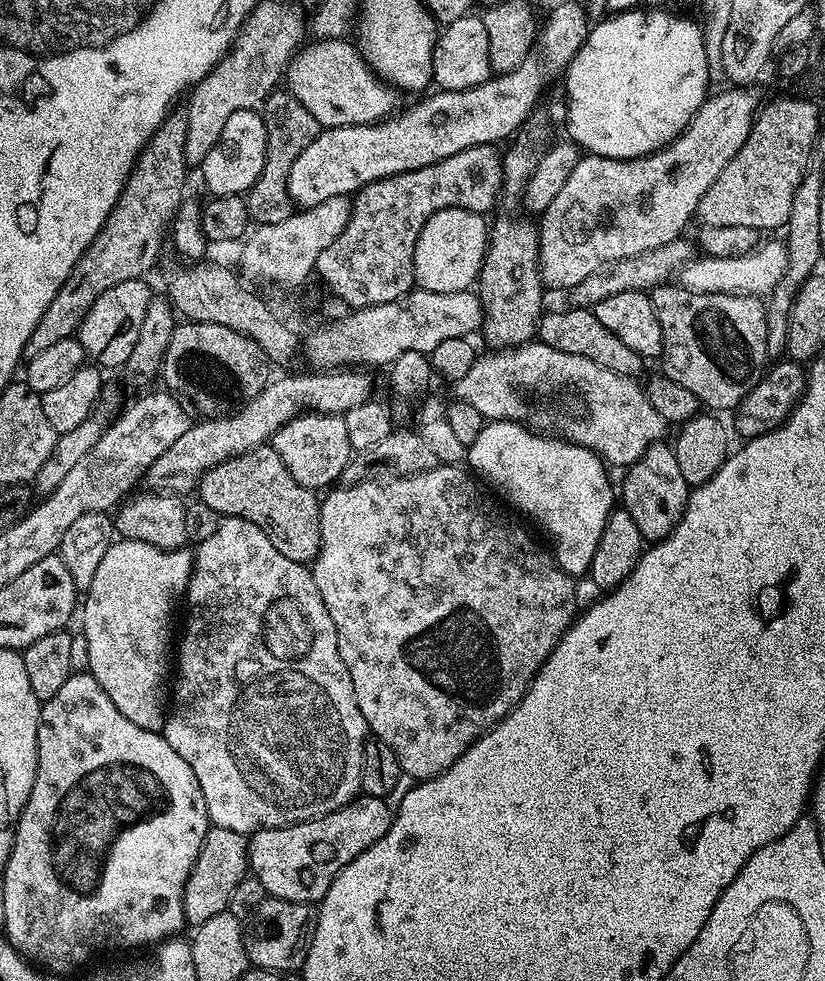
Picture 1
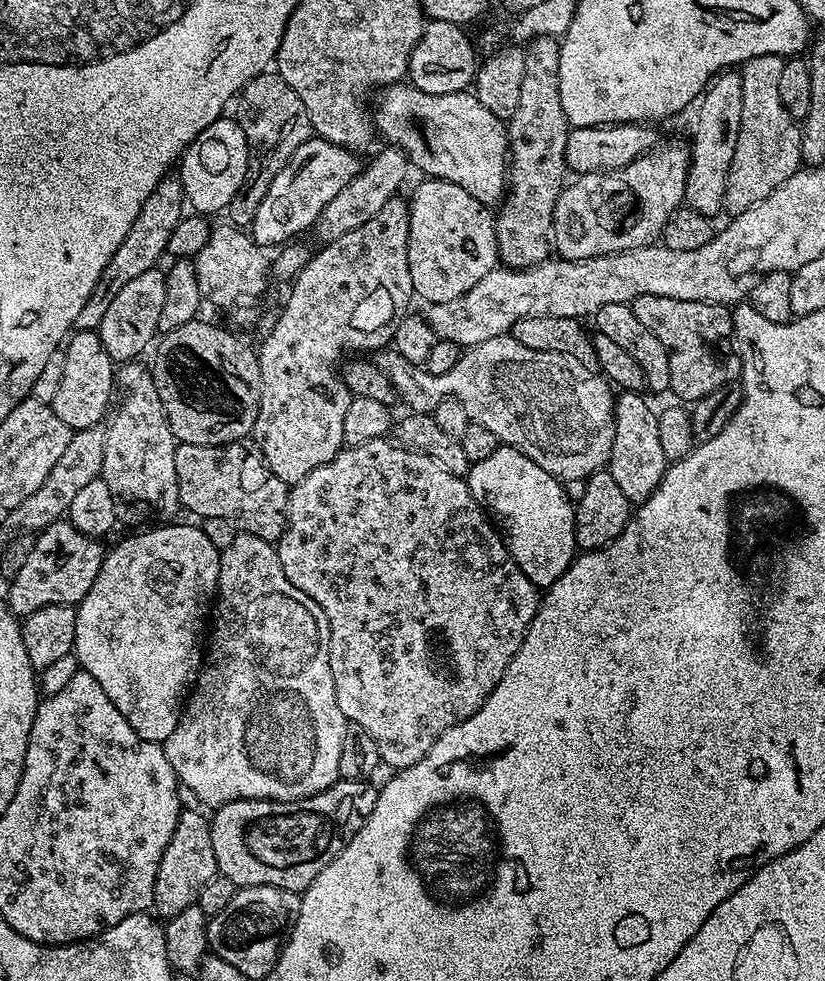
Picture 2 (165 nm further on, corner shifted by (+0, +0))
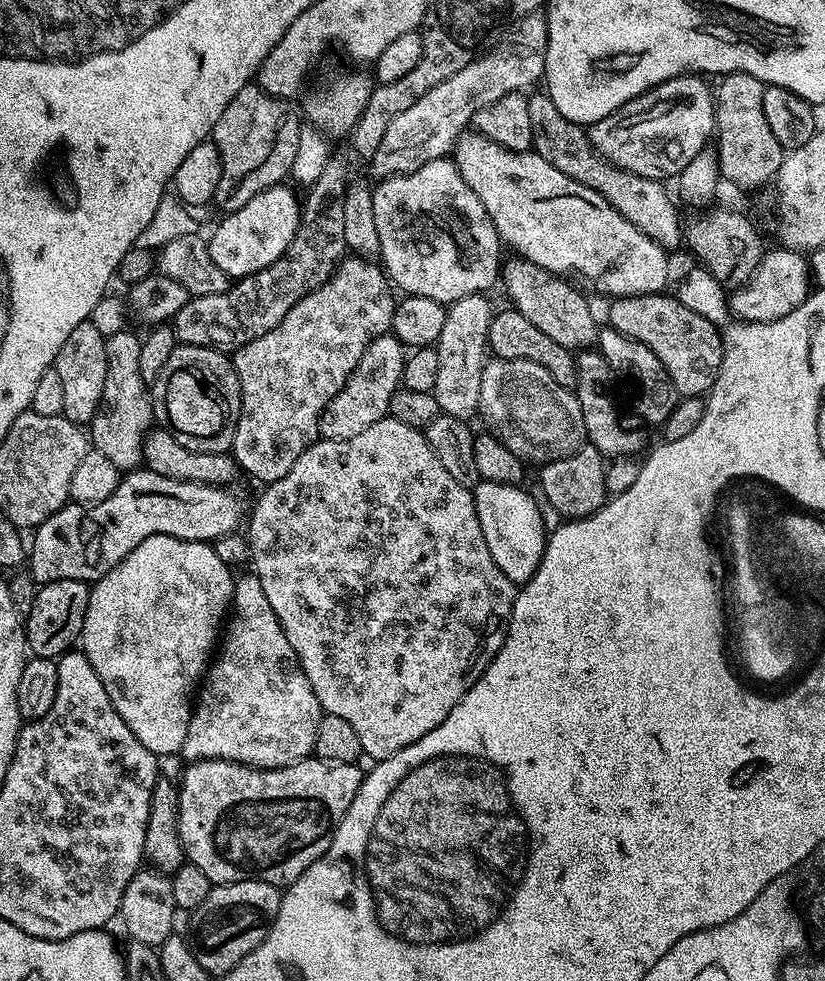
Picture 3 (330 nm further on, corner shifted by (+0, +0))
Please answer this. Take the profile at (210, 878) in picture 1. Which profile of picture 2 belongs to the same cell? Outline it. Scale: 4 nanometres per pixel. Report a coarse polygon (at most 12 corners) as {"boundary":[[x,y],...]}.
{"boundary":[[181,811],[158,862],[152,908],[199,901],[218,873],[209,817]]}

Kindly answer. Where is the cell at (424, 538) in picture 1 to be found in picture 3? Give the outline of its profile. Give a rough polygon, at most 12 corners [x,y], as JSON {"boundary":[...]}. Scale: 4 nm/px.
{"boundary":[[385,418],[246,520],[321,709],[390,758],[458,706],[517,585]]}

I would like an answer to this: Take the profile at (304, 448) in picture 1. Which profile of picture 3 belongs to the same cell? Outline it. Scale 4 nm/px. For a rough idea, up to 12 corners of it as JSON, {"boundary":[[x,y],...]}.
{"boundary":[[362,258],[231,357],[230,456],[267,486],[316,443],[324,407],[393,285]]}

